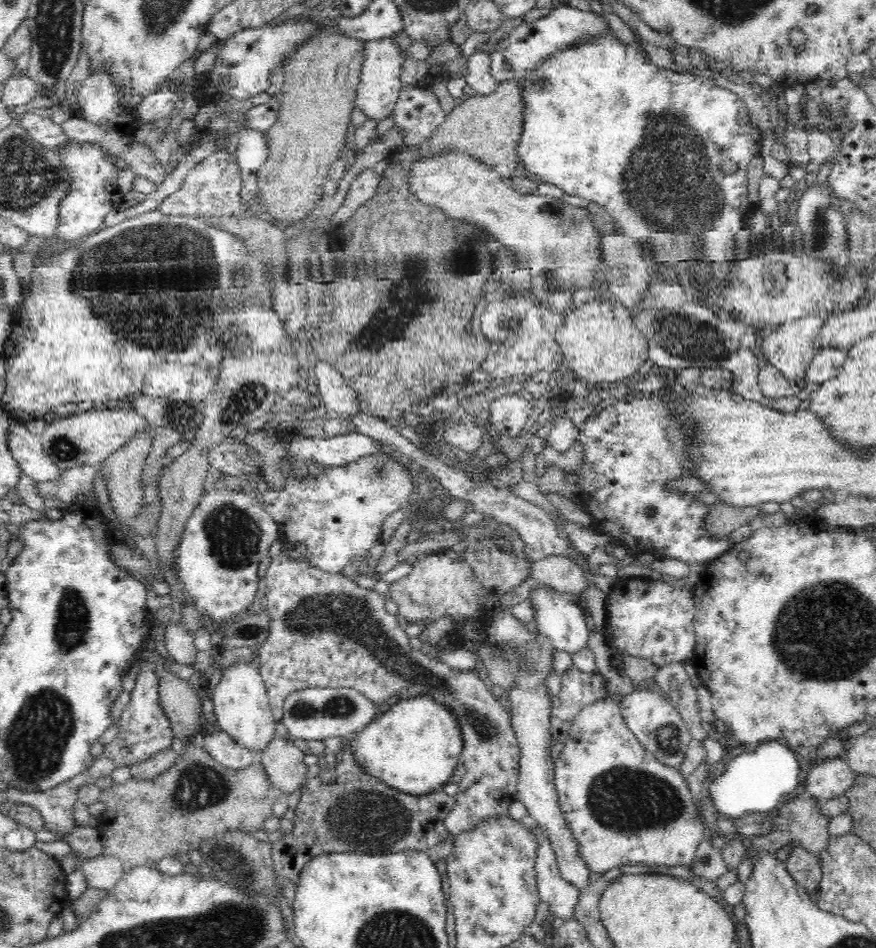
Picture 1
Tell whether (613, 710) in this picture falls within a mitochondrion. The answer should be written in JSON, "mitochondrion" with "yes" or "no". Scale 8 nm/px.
{"mitochondrion":"no"}

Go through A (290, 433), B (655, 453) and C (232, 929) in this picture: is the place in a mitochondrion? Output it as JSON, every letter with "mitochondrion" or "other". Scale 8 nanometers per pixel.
{"A":"other","B":"mitochondrion","C":"mitochondrion"}

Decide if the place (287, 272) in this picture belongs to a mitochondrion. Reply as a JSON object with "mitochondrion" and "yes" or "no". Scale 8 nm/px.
{"mitochondrion":"no"}

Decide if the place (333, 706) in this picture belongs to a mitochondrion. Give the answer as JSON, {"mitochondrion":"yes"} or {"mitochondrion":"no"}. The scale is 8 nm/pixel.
{"mitochondrion":"yes"}

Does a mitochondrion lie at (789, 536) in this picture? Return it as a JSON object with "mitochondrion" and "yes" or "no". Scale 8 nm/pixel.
{"mitochondrion":"no"}

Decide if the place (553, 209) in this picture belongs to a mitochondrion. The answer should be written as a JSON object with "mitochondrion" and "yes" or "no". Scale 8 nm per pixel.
{"mitochondrion":"no"}

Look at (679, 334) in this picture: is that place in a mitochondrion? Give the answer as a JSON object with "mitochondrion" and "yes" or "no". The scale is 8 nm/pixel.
{"mitochondrion":"yes"}

